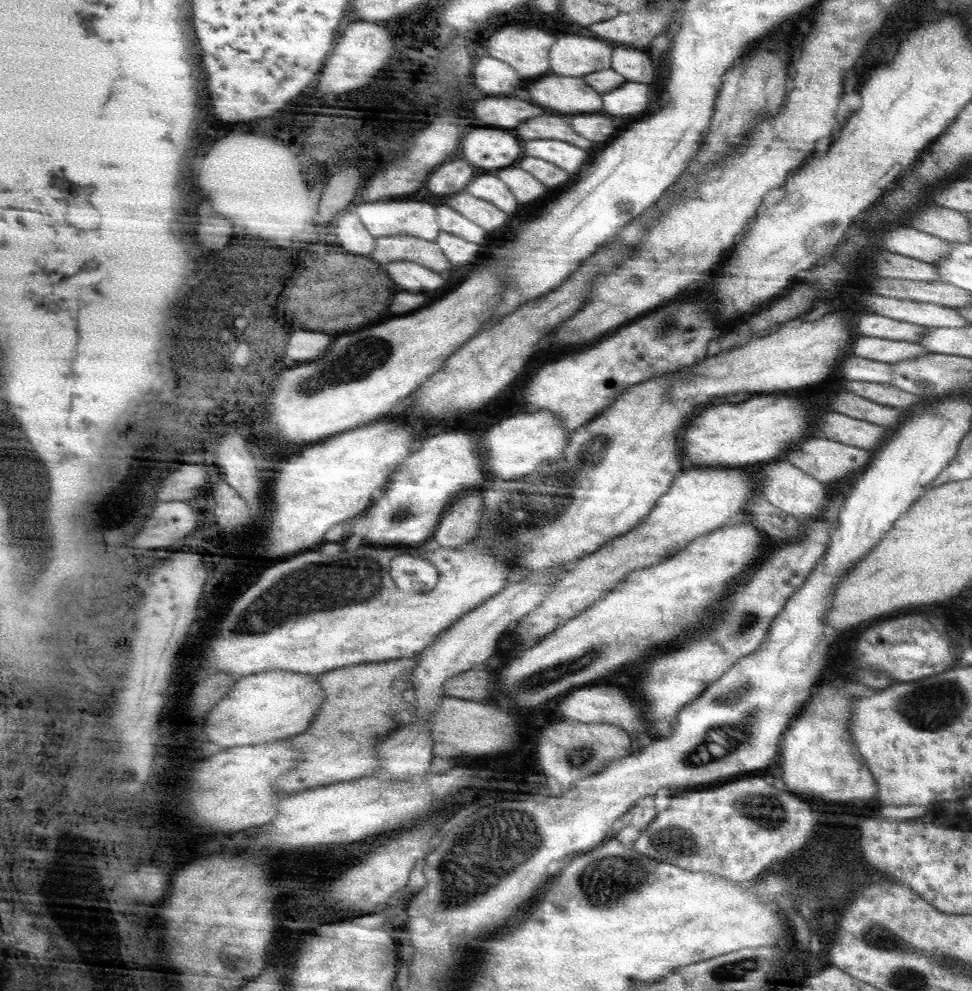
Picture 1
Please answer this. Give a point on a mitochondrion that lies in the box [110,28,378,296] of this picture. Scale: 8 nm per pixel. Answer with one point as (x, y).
(274, 266)

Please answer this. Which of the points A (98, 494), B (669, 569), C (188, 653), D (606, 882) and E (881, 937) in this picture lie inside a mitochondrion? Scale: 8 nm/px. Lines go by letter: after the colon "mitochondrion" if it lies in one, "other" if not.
A: other
B: other
C: other
D: mitochondrion
E: mitochondrion

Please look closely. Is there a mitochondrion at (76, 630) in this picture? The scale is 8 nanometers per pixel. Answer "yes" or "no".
no

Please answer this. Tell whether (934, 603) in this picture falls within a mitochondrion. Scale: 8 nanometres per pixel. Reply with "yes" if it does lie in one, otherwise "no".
no

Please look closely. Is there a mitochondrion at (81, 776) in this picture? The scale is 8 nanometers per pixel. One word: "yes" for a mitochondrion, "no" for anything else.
yes

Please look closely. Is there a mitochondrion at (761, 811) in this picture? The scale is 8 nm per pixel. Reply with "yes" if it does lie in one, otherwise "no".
yes

